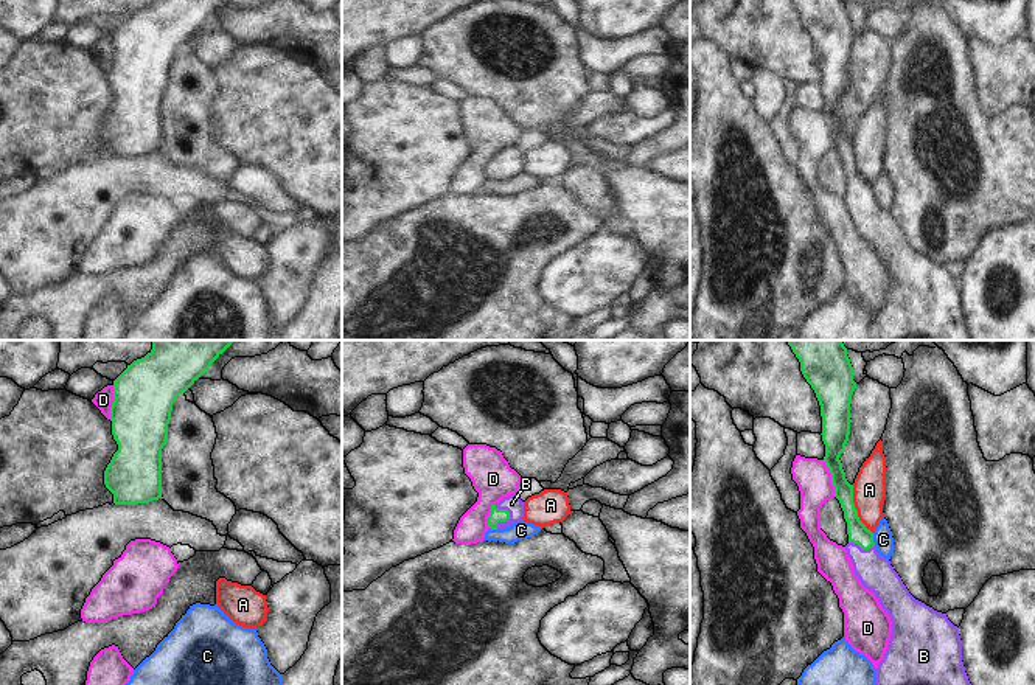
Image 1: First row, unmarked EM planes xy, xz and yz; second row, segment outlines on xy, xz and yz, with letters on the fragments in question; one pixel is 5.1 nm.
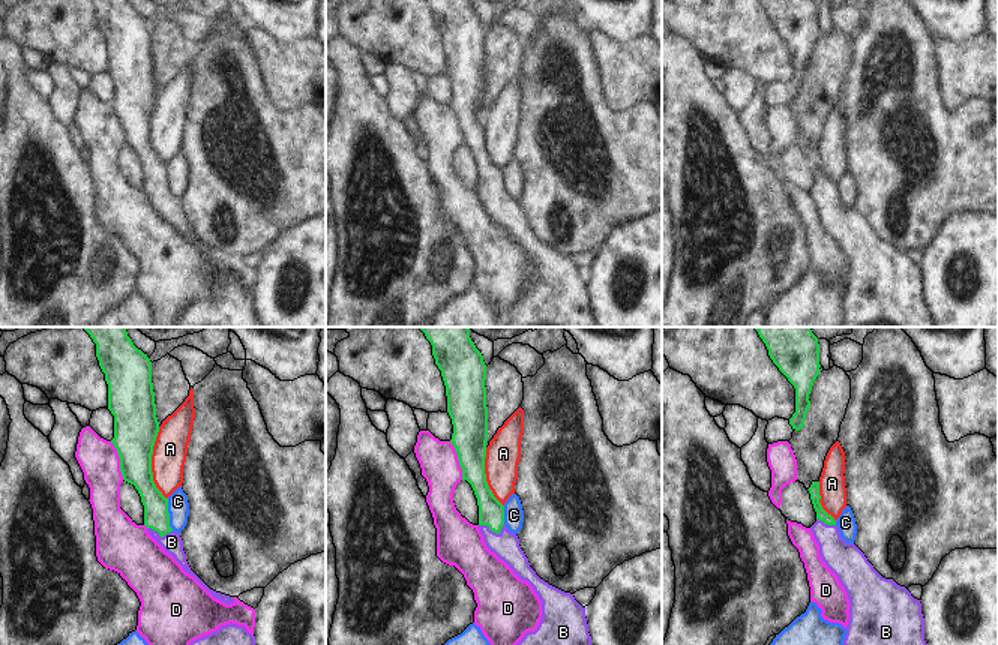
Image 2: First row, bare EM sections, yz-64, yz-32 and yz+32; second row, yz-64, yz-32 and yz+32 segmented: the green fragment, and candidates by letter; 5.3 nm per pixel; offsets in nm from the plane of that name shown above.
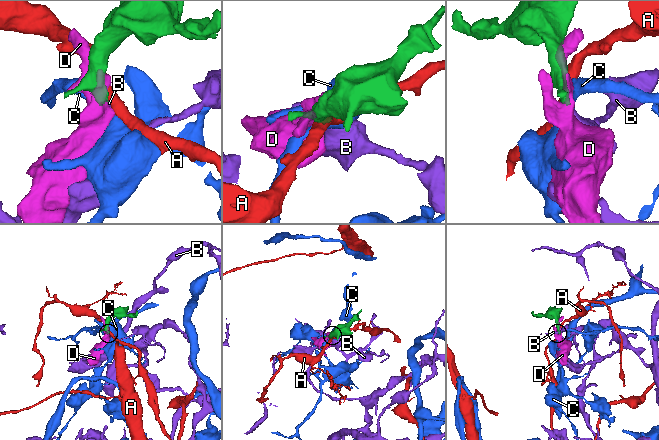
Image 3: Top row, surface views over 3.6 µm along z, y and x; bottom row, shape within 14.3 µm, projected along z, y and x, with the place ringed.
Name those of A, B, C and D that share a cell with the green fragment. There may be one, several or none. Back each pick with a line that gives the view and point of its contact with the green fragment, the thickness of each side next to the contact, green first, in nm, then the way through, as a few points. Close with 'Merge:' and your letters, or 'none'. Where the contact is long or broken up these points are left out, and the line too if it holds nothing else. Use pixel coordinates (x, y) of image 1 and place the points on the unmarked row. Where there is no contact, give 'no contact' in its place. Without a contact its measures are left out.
B: meets green in xz at (508, 168); 70 nm thick on the green side, 90 nm on the other; runs through xz (496, 168), (508, 168), (512, 156)
Merge: B

